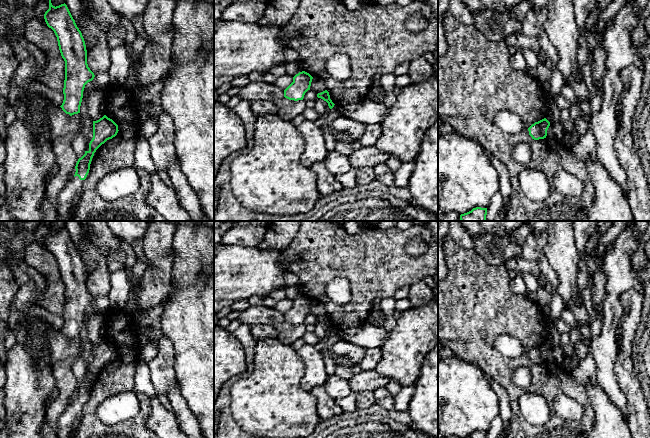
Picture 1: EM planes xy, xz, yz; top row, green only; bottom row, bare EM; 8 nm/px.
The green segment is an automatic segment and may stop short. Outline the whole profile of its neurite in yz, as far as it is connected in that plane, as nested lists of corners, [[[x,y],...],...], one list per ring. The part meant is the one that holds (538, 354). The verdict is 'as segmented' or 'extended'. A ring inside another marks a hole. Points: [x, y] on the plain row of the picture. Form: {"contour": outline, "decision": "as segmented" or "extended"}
{"contour": [[[546,342],[535,346],[528,352],[529,359],[534,364],[544,363],[547,360],[549,350],[550,346]]], "decision": "as segmented"}

